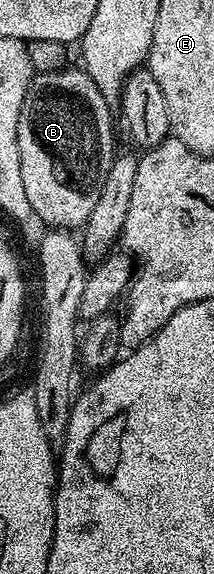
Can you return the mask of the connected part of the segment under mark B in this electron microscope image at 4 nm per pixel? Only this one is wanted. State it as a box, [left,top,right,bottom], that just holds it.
[18,66,113,230]

